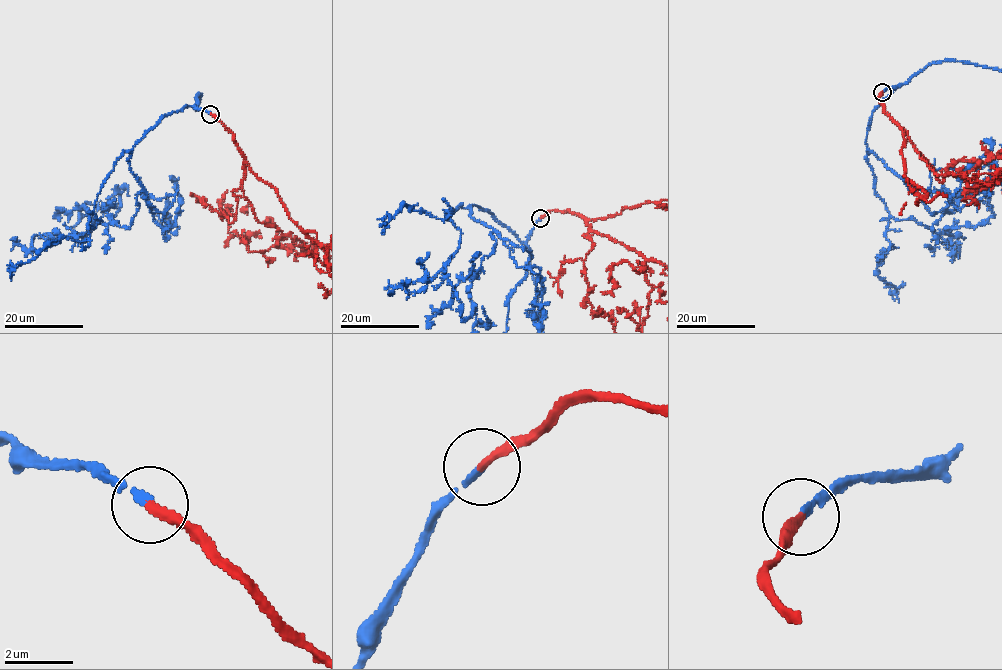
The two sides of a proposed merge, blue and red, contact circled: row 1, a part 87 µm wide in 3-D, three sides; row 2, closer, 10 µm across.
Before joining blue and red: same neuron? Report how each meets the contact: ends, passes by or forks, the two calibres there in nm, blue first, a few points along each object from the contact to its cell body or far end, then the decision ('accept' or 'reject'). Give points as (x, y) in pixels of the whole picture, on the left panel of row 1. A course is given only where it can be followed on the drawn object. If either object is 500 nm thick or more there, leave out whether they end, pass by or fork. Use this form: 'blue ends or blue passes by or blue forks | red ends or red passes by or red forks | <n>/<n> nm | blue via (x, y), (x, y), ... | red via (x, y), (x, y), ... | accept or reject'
blue ends | red ends | 170/260 nm | red via (210, 113), (232, 134), (243, 194), (279, 247), (248, 202), (246, 217) | accept

